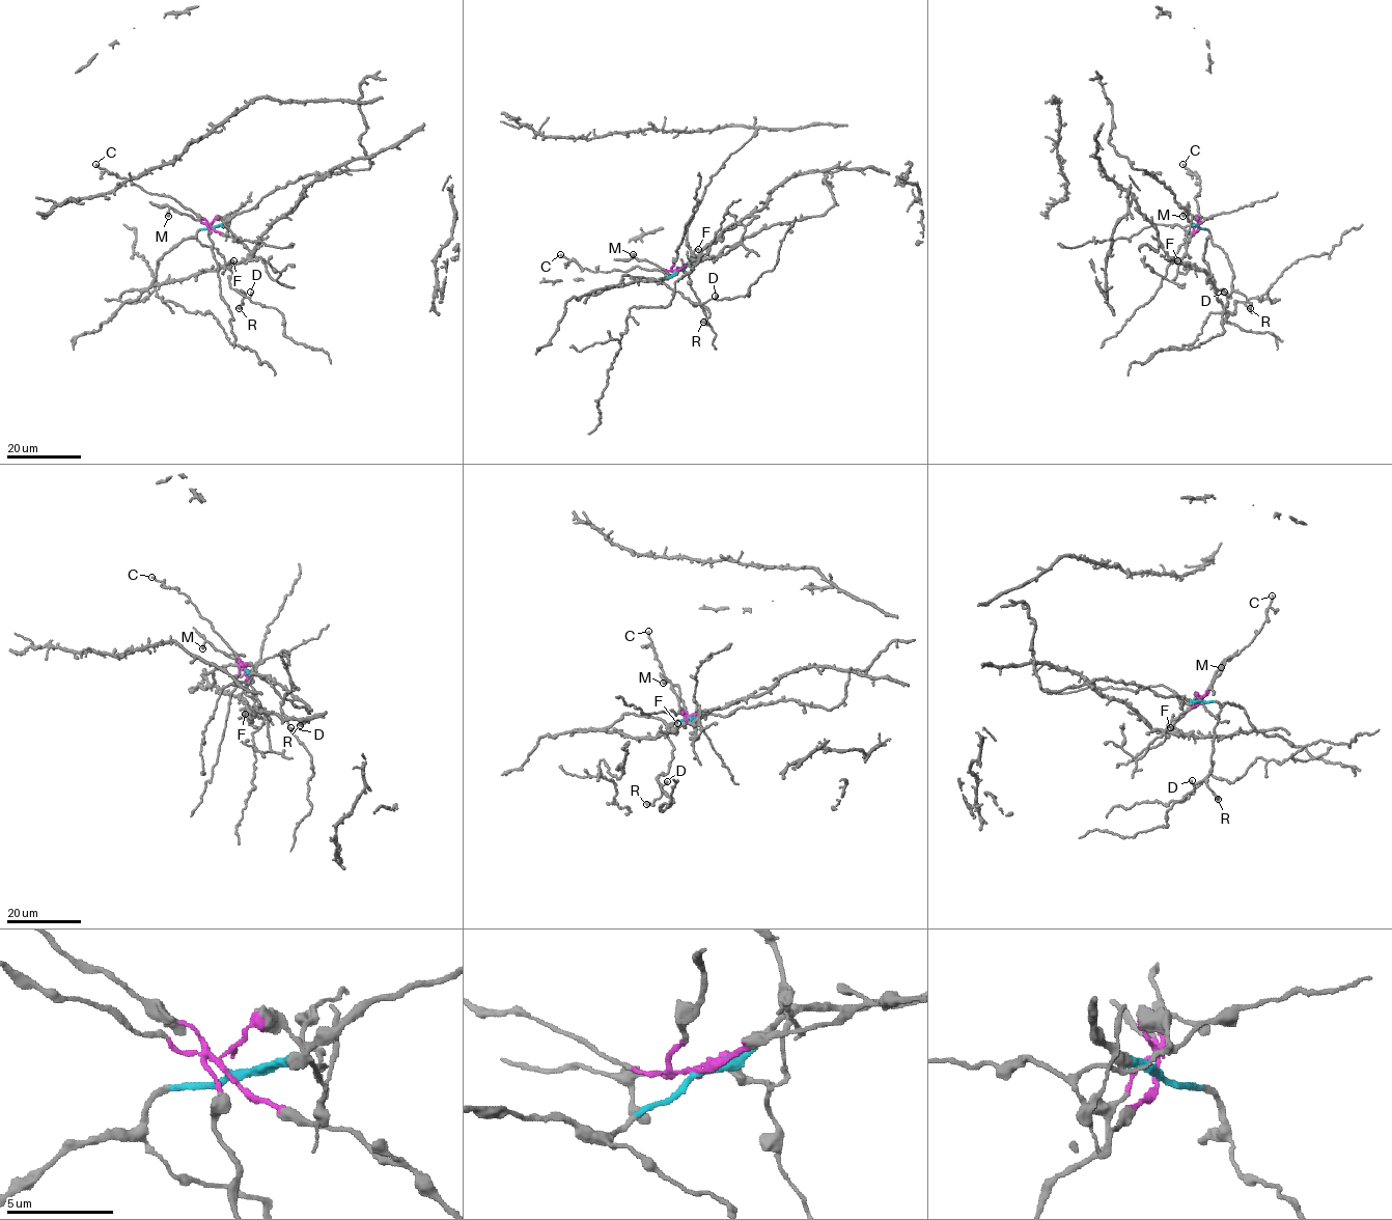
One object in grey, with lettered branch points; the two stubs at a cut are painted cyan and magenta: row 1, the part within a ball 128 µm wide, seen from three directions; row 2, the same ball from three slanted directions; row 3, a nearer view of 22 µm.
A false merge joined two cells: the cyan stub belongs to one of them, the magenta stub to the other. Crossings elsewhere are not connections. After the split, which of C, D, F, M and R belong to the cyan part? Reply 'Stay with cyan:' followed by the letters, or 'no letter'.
Stay with cyan: D, F, R

